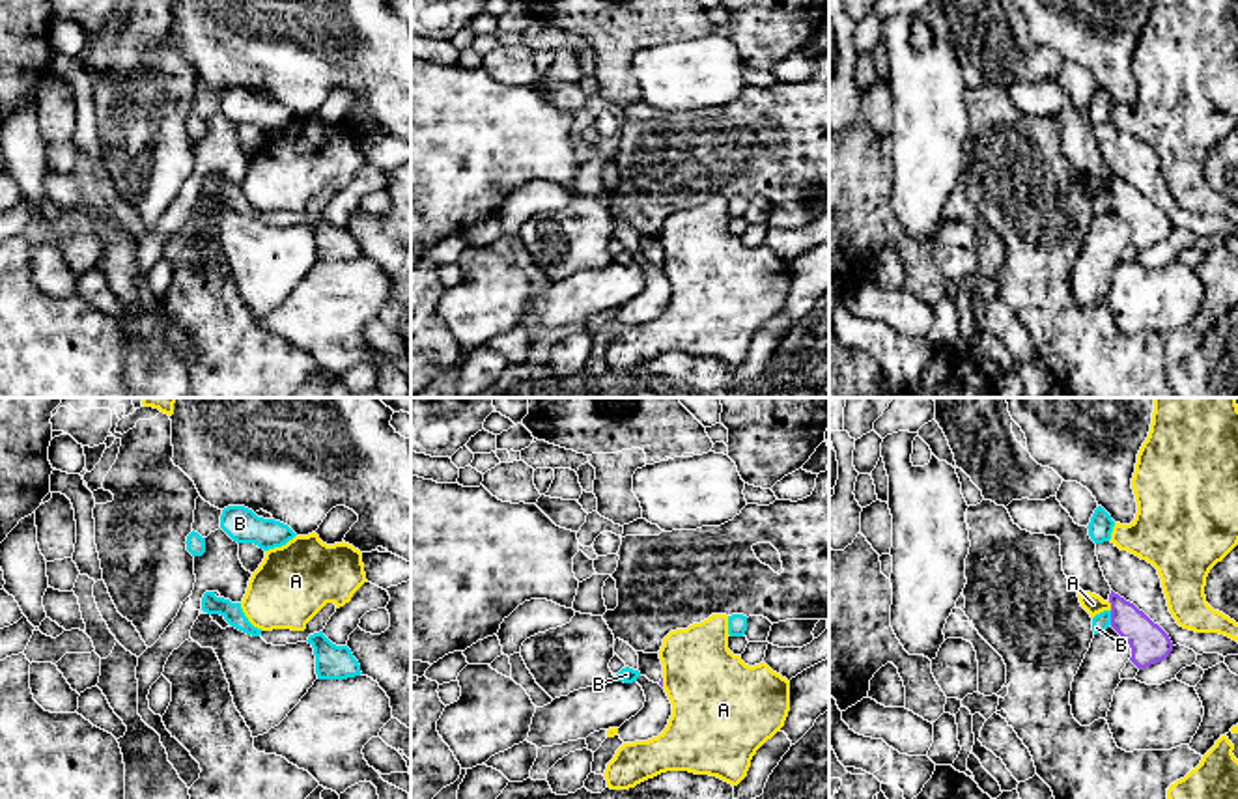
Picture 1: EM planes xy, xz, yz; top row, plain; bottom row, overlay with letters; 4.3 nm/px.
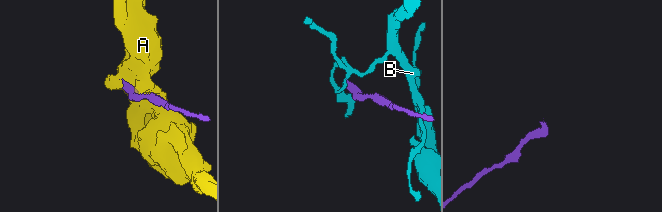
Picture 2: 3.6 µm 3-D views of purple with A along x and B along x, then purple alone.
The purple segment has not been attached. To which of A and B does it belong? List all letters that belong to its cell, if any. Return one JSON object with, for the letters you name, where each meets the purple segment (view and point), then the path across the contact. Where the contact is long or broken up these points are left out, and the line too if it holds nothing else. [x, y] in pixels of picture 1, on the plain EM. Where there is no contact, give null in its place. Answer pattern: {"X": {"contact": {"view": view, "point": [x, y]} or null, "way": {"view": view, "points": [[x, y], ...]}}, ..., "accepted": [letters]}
{"accepted": []}

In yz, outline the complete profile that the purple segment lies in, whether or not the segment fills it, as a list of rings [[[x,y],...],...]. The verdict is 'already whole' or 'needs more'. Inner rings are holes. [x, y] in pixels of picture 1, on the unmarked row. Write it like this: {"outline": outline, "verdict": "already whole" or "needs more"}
{"outline": [[[1057,78],[1012,82],[1006,91],[1021,112],[1061,121],[1062,153],[1070,168],[1096,175],[1111,185],[1111,209],[1130,226],[1130,243],[1139,252],[1169,239],[1173,233],[1169,217],[1133,185],[1111,172],[1100,149],[1096,125],[1090,121],[1089,110],[1076,106]]], "verdict": "needs more"}

